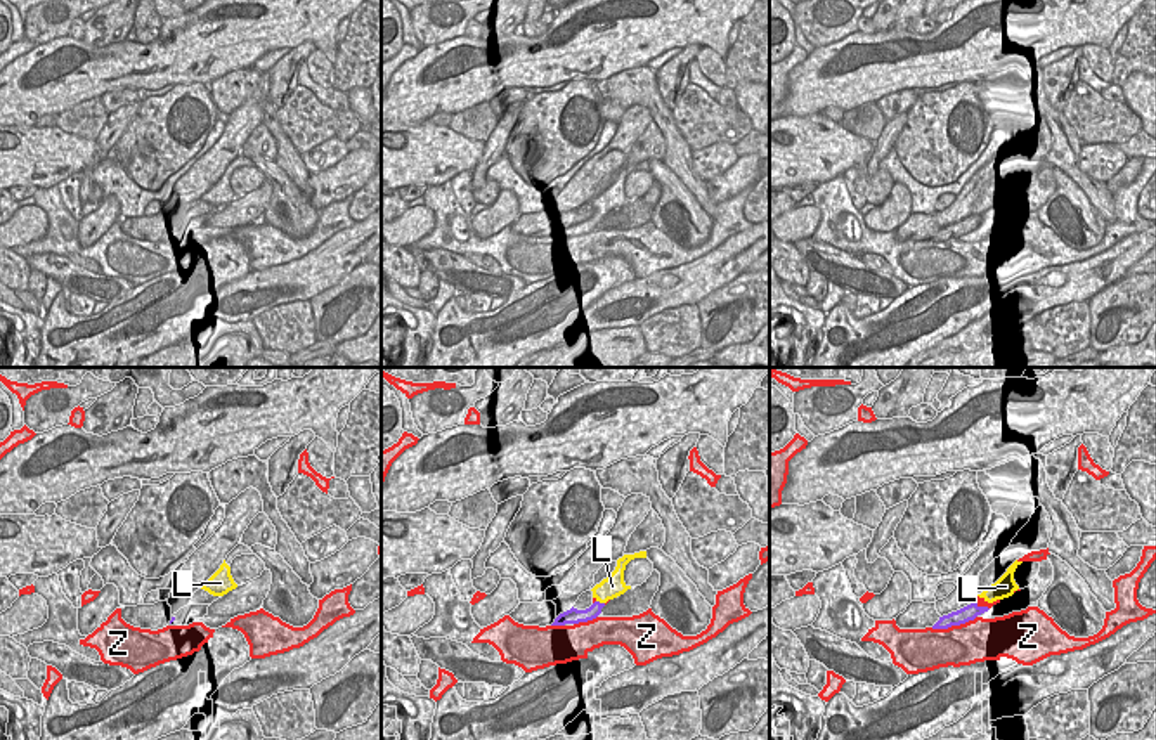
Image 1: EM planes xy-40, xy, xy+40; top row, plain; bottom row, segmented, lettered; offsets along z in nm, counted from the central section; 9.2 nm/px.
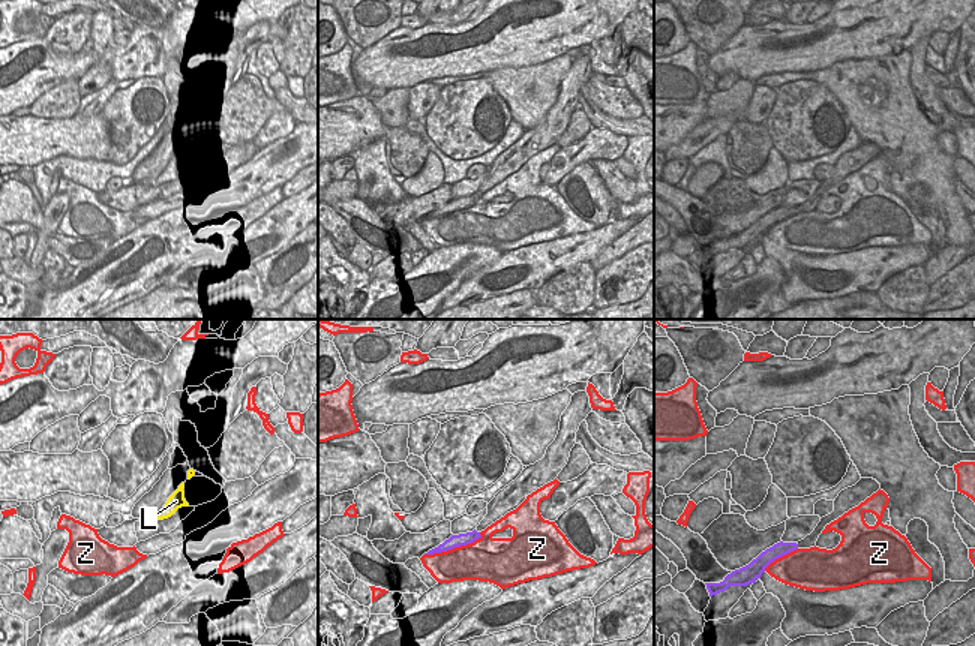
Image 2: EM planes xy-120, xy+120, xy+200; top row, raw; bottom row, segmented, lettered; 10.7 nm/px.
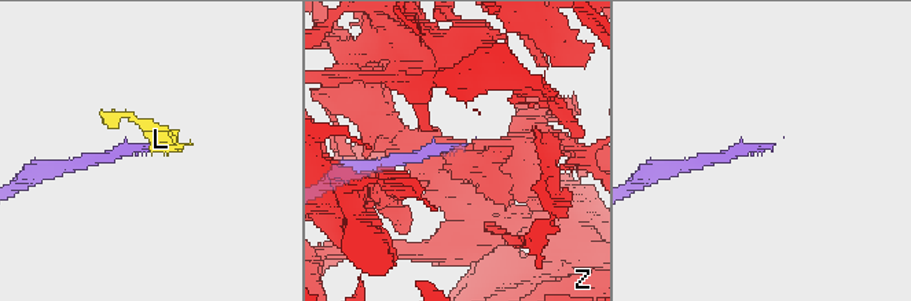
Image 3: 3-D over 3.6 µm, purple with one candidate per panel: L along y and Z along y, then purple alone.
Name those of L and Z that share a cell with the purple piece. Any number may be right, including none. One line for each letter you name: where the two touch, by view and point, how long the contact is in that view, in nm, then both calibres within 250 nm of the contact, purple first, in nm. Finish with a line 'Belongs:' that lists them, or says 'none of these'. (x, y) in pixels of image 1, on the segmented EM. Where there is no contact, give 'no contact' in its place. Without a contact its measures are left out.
Belongs: none of these

